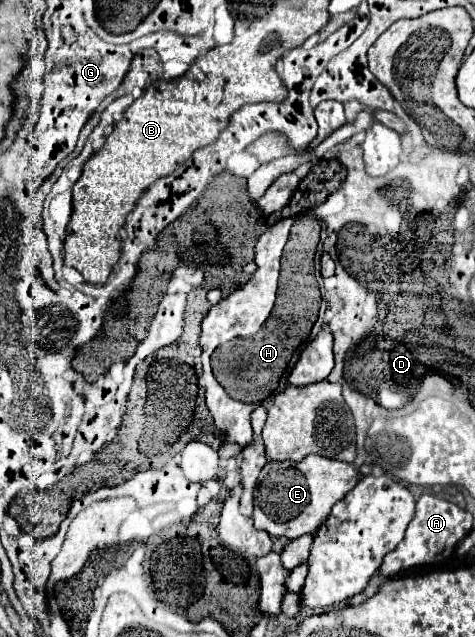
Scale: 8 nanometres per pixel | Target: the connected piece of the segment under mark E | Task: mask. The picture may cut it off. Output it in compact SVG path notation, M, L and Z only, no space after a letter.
M309 455L305 457L301 463L295 465L285 465L285 463L273 463L269 461L257 481L257 495L255 495L255 511L253 511L253 521L255 527L269 533L271 537L285 537L289 541L305 535L305 533L315 533L319 529L319 525L323 525L331 513L331 507L347 495L347 491L351 491L357 481L361 479L359 469L355 469L349 463L341 463L341 461L333 461L333 459L325 459L321 455Z

